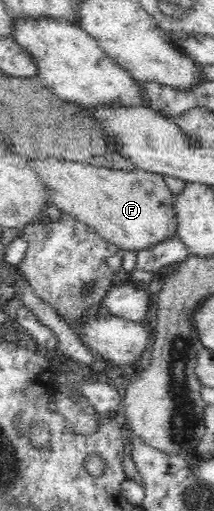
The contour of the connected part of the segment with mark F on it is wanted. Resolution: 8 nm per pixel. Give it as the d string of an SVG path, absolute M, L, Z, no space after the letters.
M32 158L30 164L34 164L49 186L57 214L68 214L94 227L101 238L120 252L140 252L158 247L178 235L175 195L161 174L144 170L109 170L54 158L46 161Z

